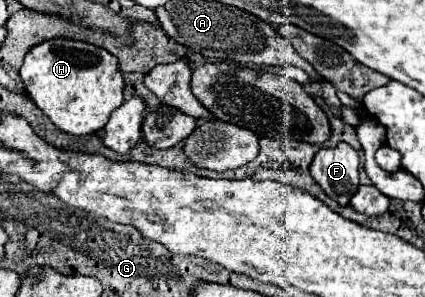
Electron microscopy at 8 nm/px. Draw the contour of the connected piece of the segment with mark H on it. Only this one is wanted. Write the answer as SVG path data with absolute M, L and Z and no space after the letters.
M50 39L26 53L20 67L20 79L28 97L50 117L50 121L64 133L90 135L104 127L112 111L124 103L124 75L118 71L118 59L94 45L70 39Z

